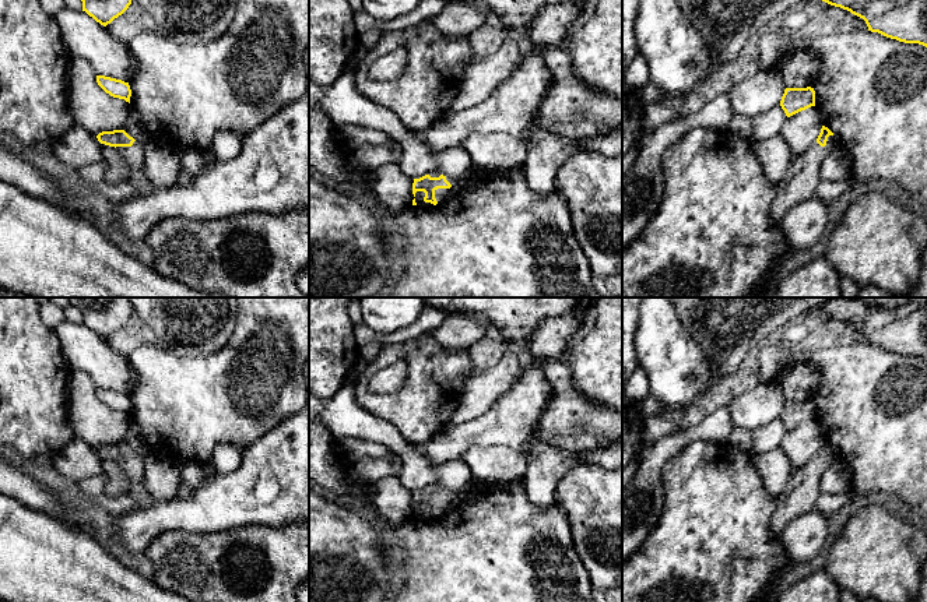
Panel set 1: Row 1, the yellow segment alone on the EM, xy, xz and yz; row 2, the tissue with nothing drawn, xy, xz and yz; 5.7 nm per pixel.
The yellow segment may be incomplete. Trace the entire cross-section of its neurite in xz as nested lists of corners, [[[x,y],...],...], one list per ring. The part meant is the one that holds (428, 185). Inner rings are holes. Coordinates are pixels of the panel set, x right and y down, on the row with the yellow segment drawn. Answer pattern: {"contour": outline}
{"contour": [[[397,162],[366,170],[365,180],[382,204],[396,212],[417,205],[414,198],[417,191],[425,193],[425,203],[436,205],[445,204],[460,189],[459,182],[439,172],[429,172],[419,179],[410,179]]]}

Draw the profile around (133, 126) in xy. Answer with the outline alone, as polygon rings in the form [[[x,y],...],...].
[[[130,109],[129,116],[120,130],[124,130],[130,137],[140,141],[143,145],[147,145],[151,140],[150,133],[140,119],[140,115],[134,109]]]

